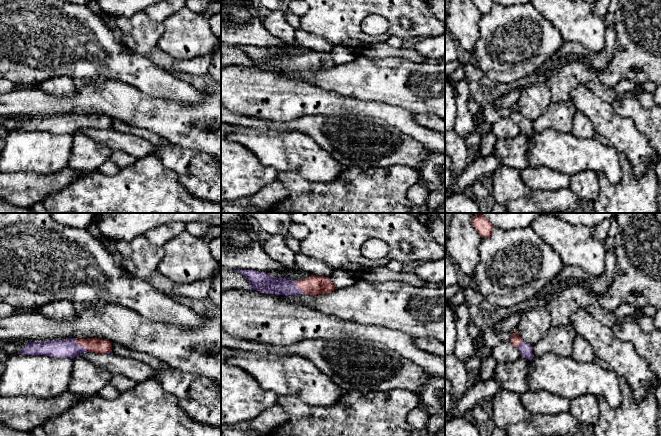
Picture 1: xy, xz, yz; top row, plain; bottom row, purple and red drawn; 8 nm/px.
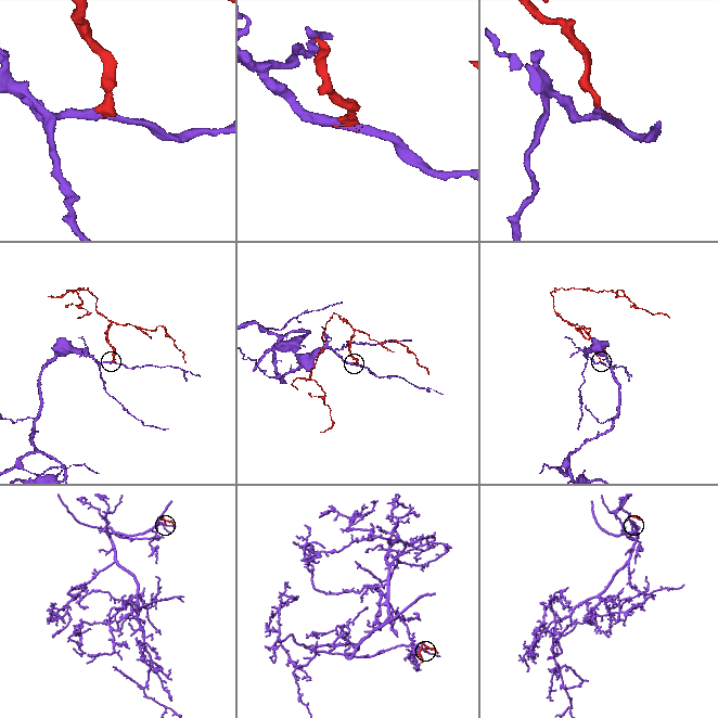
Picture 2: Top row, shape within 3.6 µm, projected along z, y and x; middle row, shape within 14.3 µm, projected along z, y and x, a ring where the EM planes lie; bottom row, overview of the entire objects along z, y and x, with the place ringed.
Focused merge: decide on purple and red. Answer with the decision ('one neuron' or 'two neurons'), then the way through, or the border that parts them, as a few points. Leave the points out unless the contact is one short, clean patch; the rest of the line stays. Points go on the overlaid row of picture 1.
one neuron

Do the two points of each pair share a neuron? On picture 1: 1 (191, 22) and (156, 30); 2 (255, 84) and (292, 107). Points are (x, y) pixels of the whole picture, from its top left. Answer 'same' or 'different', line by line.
1: different
2: same

